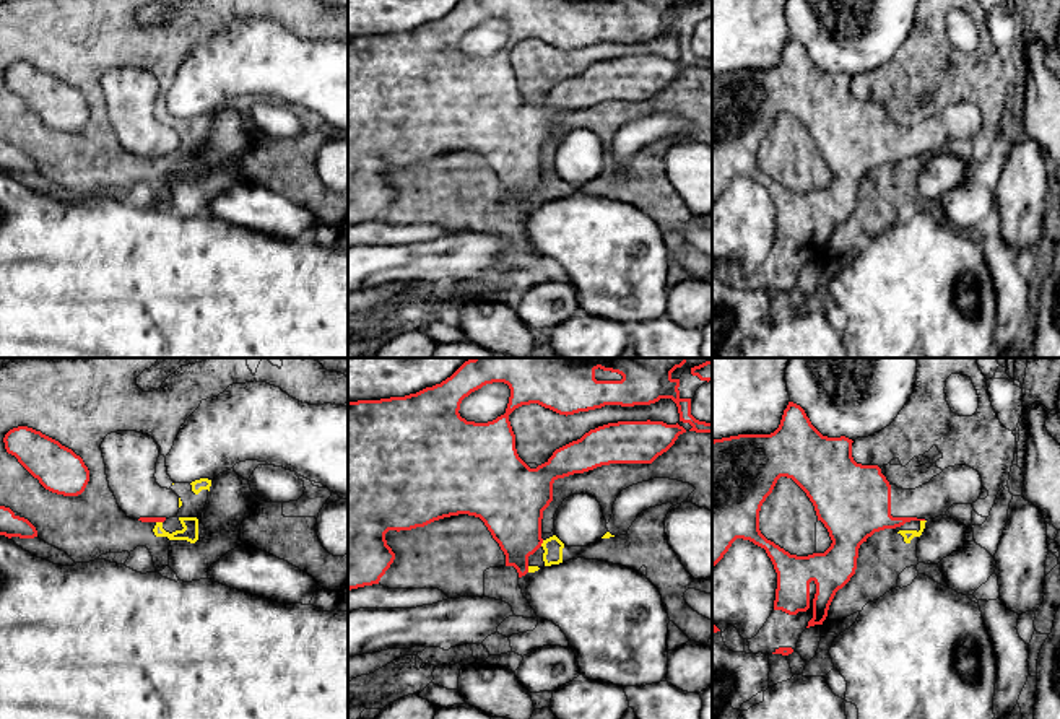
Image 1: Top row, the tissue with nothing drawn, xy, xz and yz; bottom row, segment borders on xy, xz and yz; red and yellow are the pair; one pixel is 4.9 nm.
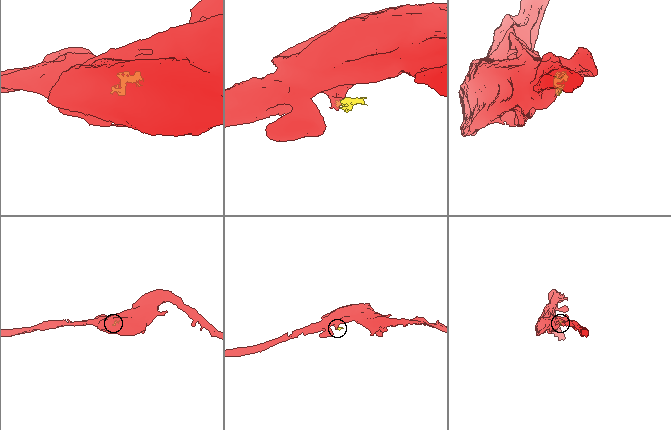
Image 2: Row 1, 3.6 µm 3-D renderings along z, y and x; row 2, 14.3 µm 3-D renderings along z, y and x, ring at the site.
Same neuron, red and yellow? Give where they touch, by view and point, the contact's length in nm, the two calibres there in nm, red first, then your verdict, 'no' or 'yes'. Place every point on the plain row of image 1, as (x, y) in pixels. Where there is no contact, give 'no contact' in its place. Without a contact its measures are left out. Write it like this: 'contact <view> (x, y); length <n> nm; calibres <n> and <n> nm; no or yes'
contact xz (542, 178); length 40 nm; calibres 320 and 100 nm; no

